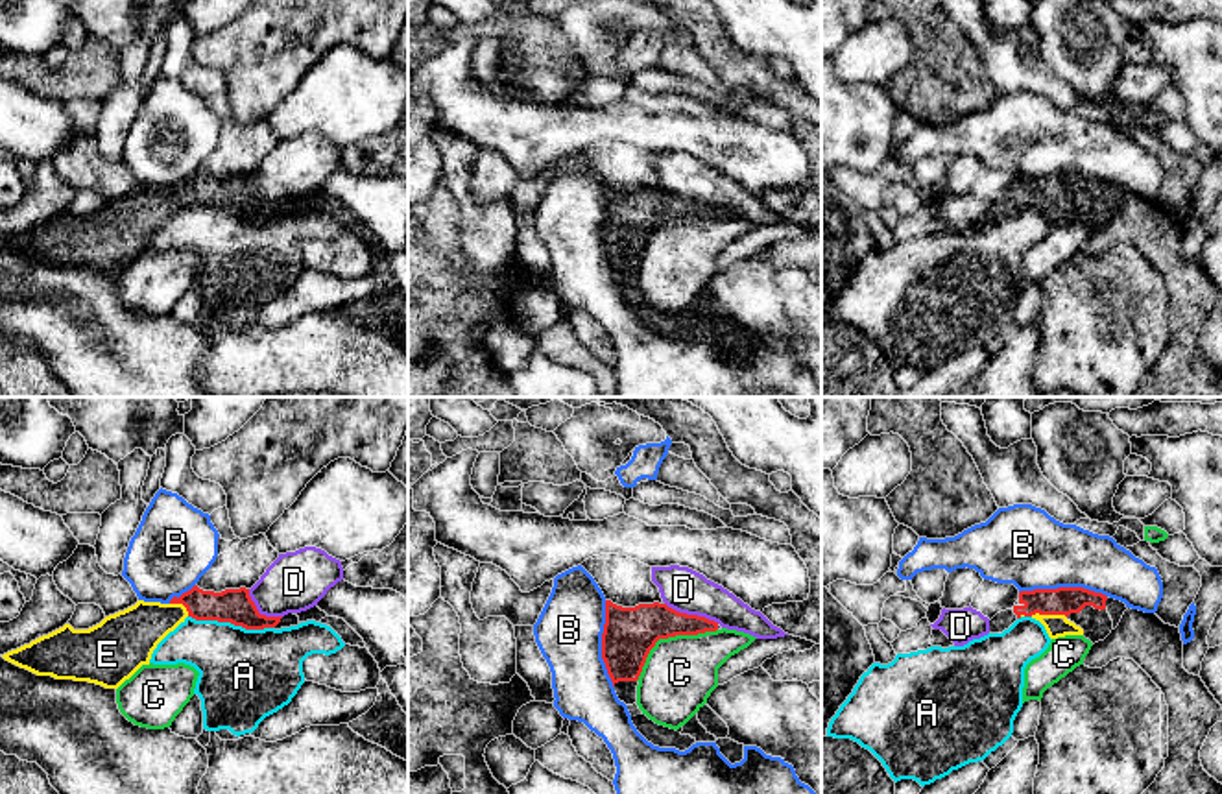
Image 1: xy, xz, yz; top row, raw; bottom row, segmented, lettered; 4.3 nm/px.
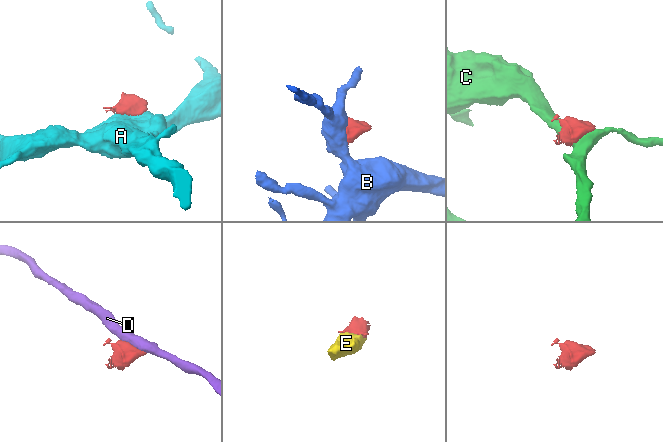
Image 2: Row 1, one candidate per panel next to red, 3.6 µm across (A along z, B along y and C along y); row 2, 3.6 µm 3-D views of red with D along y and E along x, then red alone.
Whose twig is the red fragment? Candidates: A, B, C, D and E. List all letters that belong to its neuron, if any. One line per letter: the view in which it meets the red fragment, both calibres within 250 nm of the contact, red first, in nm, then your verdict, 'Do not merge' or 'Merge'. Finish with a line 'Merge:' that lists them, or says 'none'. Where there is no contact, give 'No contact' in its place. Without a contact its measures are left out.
A: Touches red in xy. Thickness 150 nm (red) against 400 nm. Do not merge
B: Touches red in yz. Thickness 130 nm (red) against 340 nm. Do not merge
C: Touches red in xz. Thickness 220 nm (red) against 320 nm. Do not merge
D: Touches red in xz. Thickness 200 nm (red) against 190 nm. Do not merge
E: Touches red in yz. Thickness 130 nm (red) against 100 nm. Merge
Merge: E

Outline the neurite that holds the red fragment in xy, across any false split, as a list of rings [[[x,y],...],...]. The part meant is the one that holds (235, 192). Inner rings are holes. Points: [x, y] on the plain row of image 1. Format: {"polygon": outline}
{"polygon": [[[194,172],[168,190],[138,186],[89,216],[65,211],[2,244],[37,262],[118,275],[142,251],[150,251],[157,231],[186,203],[246,216],[275,214],[282,205],[260,201],[246,174],[214,179]]]}

